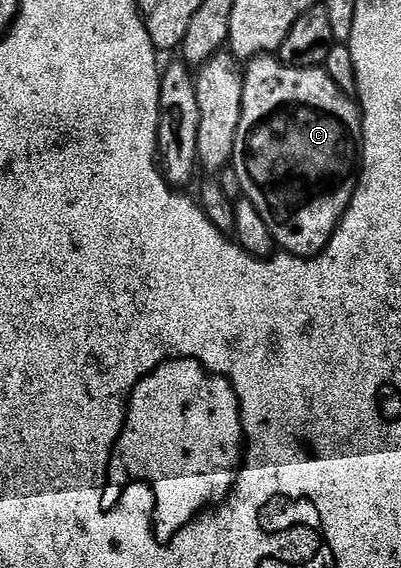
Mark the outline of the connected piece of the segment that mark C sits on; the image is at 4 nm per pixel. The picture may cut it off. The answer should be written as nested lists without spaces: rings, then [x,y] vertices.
[[[274,56],[253,59],[247,66],[250,67],[245,67],[242,79],[244,104],[232,165],[240,178],[244,197],[254,205],[256,212],[260,212],[275,243],[285,253],[298,258],[313,258],[329,244],[358,186],[363,115],[357,101],[338,87],[325,69],[286,66]]]

